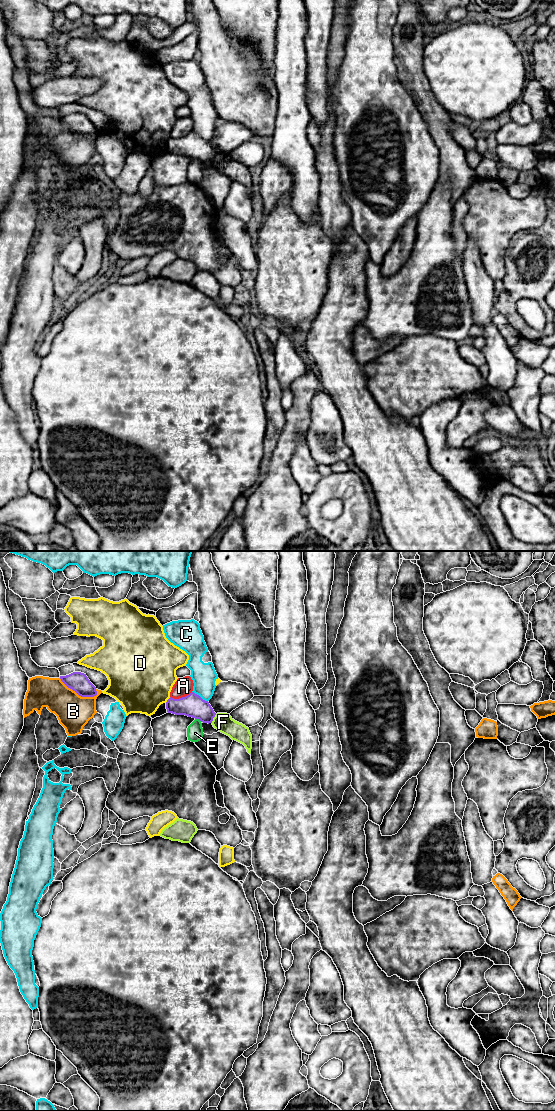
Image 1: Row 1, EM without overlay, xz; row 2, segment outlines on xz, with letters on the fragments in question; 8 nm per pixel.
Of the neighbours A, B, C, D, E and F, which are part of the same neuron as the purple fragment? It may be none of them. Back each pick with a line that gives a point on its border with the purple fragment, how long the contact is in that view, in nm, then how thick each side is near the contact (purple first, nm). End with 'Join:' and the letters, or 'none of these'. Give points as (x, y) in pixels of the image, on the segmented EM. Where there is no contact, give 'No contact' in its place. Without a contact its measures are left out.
Join: none of these

